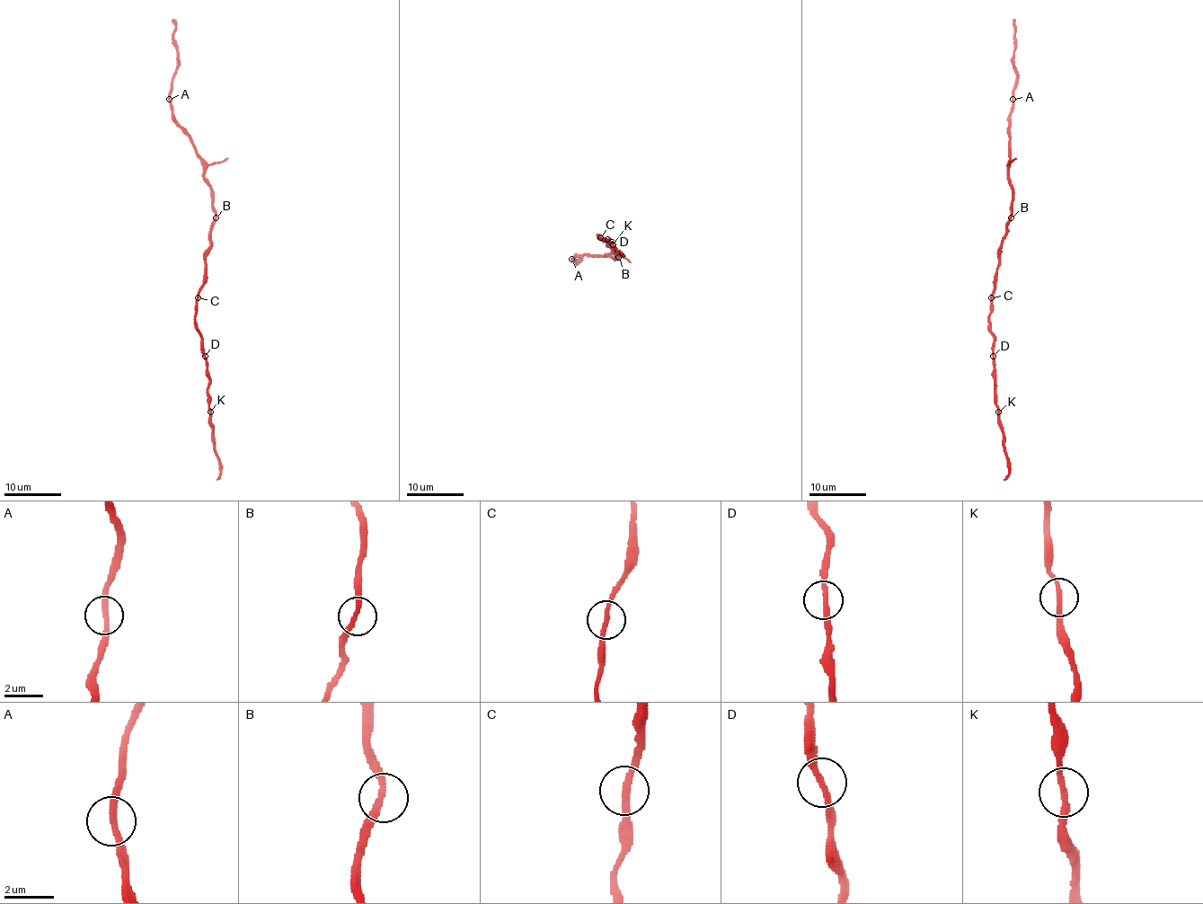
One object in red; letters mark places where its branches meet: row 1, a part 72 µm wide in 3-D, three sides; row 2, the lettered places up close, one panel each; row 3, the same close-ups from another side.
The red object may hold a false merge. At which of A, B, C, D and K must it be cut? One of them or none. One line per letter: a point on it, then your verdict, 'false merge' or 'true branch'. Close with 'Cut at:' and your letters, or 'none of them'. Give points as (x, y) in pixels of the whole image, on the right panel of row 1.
A: place (1012, 99); true branch
B: place (1011, 217); true branch
C: place (991, 297); true branch
D: place (993, 356); true branch
K: place (998, 412); true branch
Cut at: none of them

